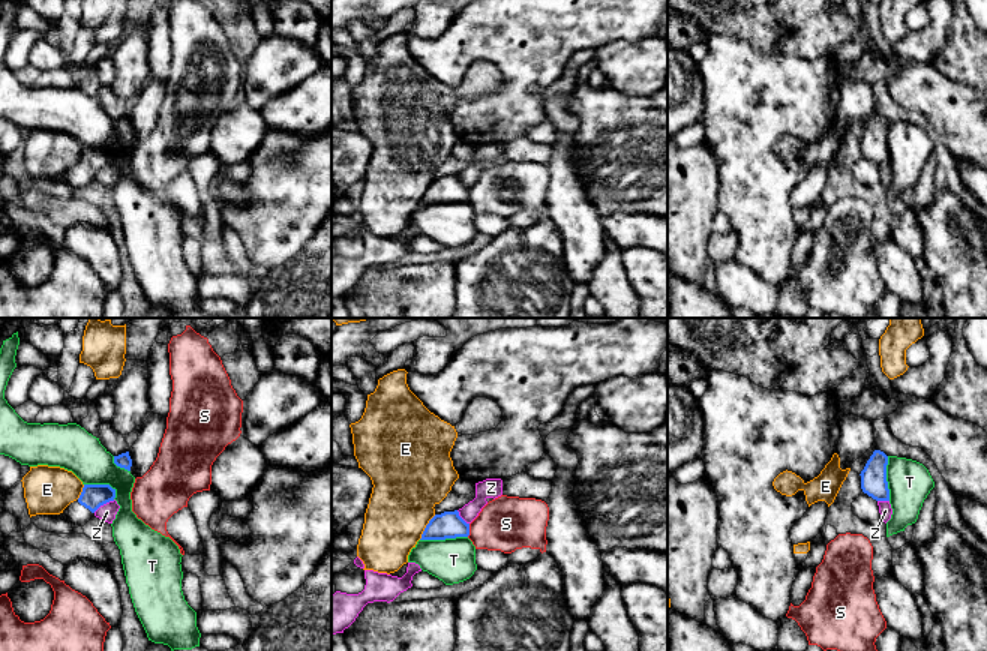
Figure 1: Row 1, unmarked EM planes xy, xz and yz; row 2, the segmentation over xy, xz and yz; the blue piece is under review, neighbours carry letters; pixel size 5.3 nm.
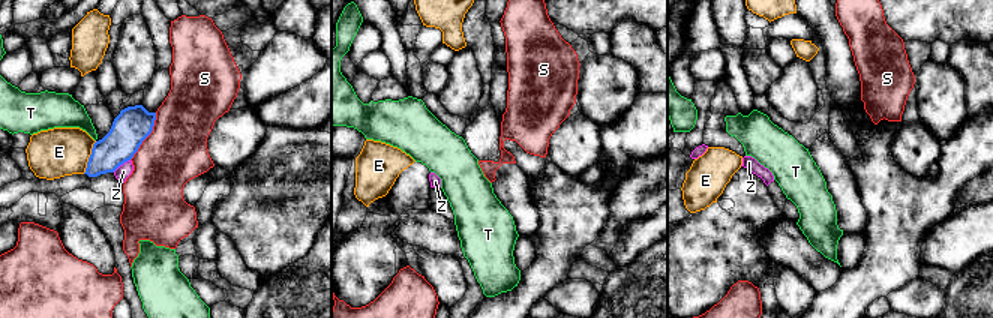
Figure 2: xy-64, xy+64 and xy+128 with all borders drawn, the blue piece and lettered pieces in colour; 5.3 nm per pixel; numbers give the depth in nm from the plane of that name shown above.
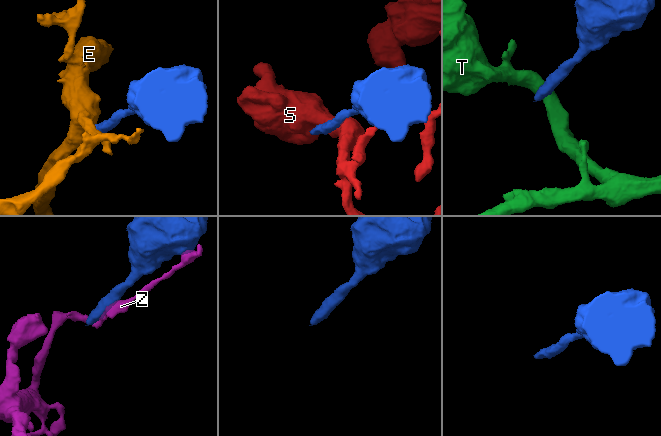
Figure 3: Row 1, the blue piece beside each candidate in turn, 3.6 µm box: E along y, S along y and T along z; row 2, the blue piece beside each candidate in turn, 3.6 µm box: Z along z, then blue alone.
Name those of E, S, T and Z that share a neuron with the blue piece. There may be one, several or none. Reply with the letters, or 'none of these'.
none of these

